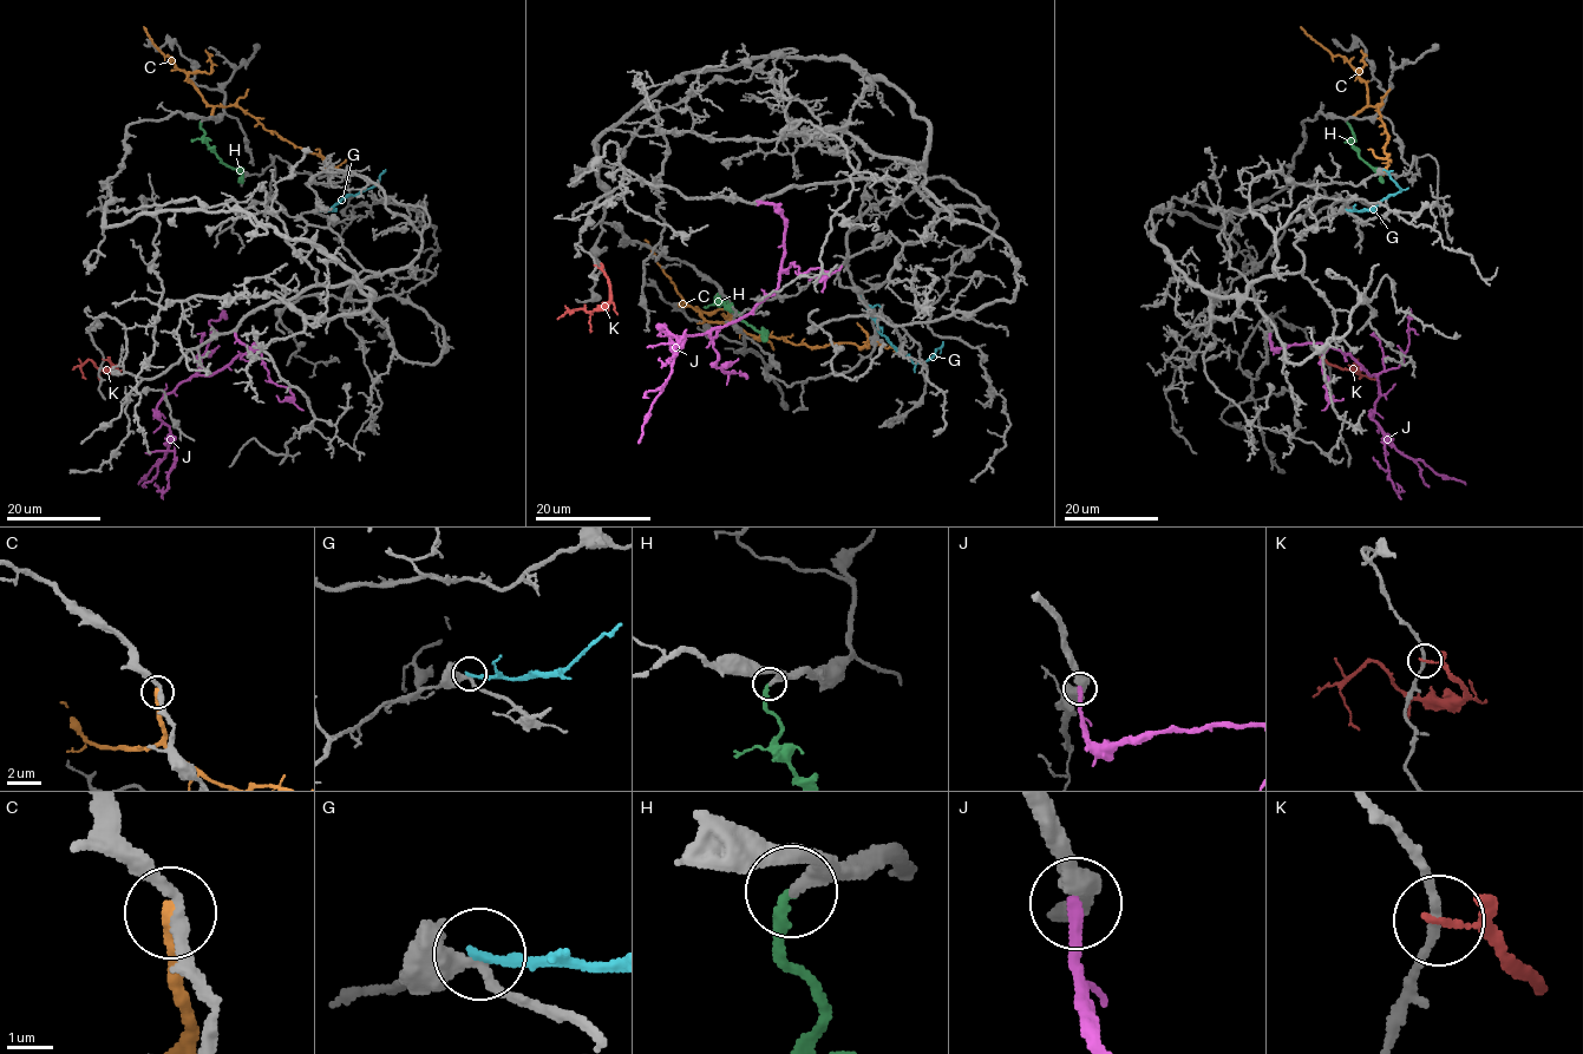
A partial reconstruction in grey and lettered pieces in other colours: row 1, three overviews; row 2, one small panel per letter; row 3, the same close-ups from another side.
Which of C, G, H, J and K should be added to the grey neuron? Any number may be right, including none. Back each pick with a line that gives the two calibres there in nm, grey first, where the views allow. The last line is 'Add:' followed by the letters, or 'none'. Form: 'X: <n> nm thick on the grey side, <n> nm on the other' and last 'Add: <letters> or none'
H: 200 nm thick on the grey side, 220 nm on the other
J: 440 nm thick on the grey side, 320 nm on the other
Add: H, J

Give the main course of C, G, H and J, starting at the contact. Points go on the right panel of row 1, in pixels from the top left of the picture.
C: (1352, 116), (1368, 105), (1379, 106), (1387, 133), (1385, 169), (1389, 159)
G: (1346, 210), (1374, 208), (1400, 191), (1382, 170)
H: (1346, 120), (1354, 136), (1352, 146), (1381, 183)
J: (1269, 333), (1274, 348), (1316, 342), (1347, 353), (1377, 377), (1379, 395), (1371, 418), (1395, 449), (1466, 484)

